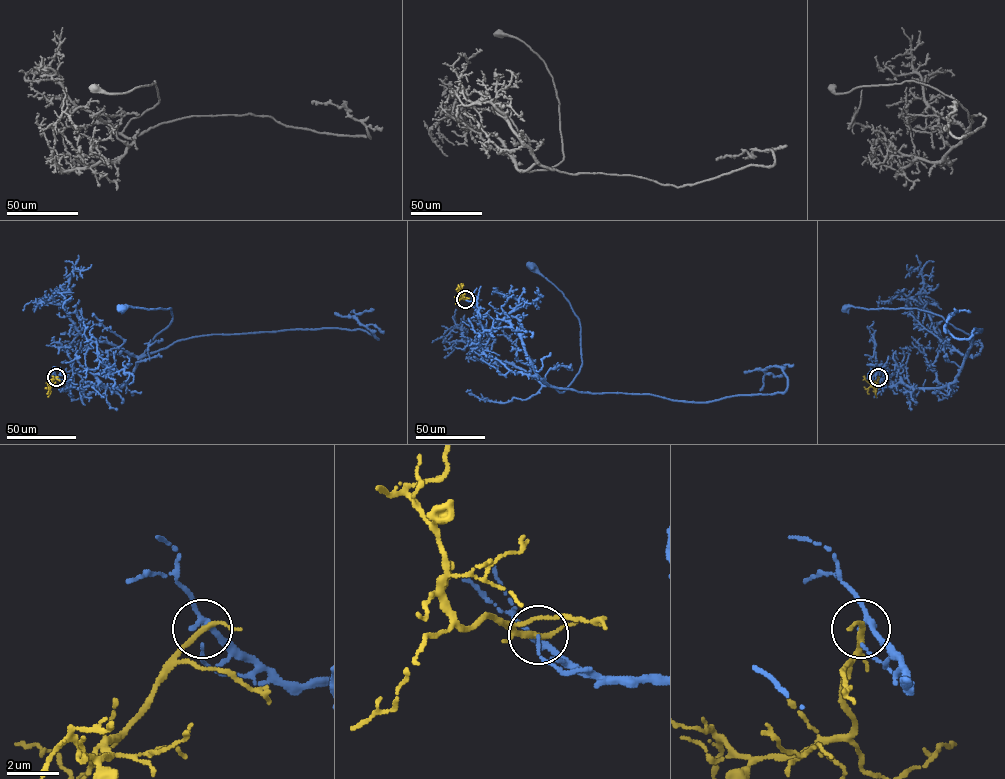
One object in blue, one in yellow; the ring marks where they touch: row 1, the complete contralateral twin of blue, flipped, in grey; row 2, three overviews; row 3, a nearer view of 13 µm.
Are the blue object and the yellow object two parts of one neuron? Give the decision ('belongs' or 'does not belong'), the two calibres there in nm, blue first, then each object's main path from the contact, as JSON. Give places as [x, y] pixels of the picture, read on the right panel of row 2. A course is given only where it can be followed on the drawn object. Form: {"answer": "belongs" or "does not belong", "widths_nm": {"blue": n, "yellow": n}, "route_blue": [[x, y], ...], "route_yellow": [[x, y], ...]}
{"answer": "does not belong", "widths_nm": {"blue": 220, "yellow": 180}, "route_blue": [[878, 377], [888, 387], [906, 378], [910, 388], [950, 384], [972, 338], [916, 308], [846, 308]], "route_yellow": [[878, 377], [878, 381], [872, 384], [876, 397]]}

